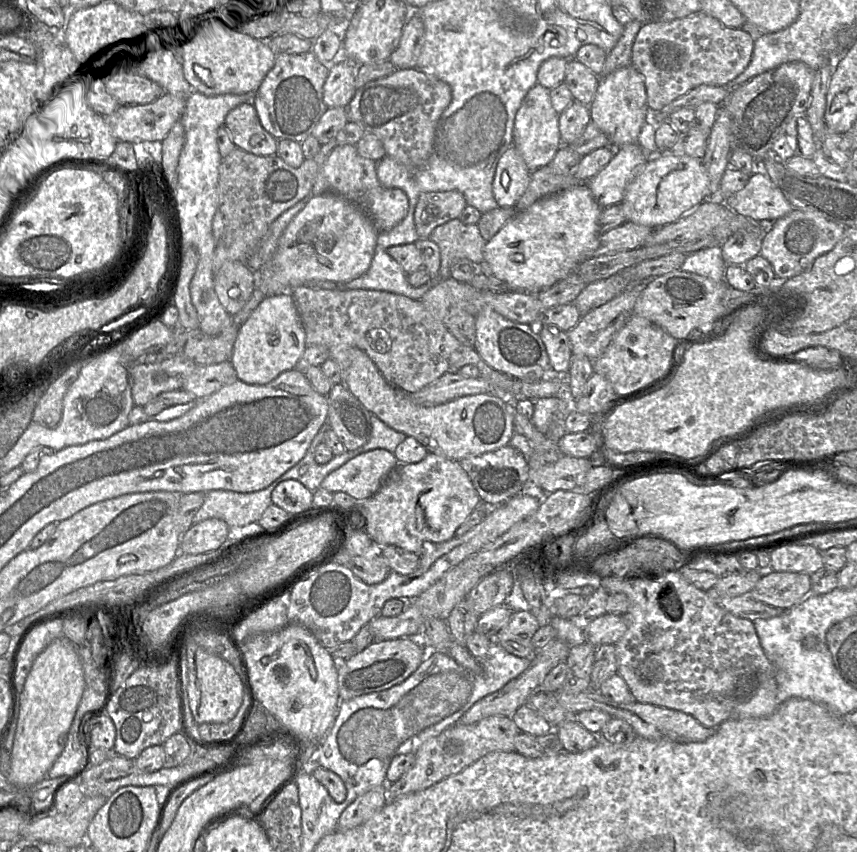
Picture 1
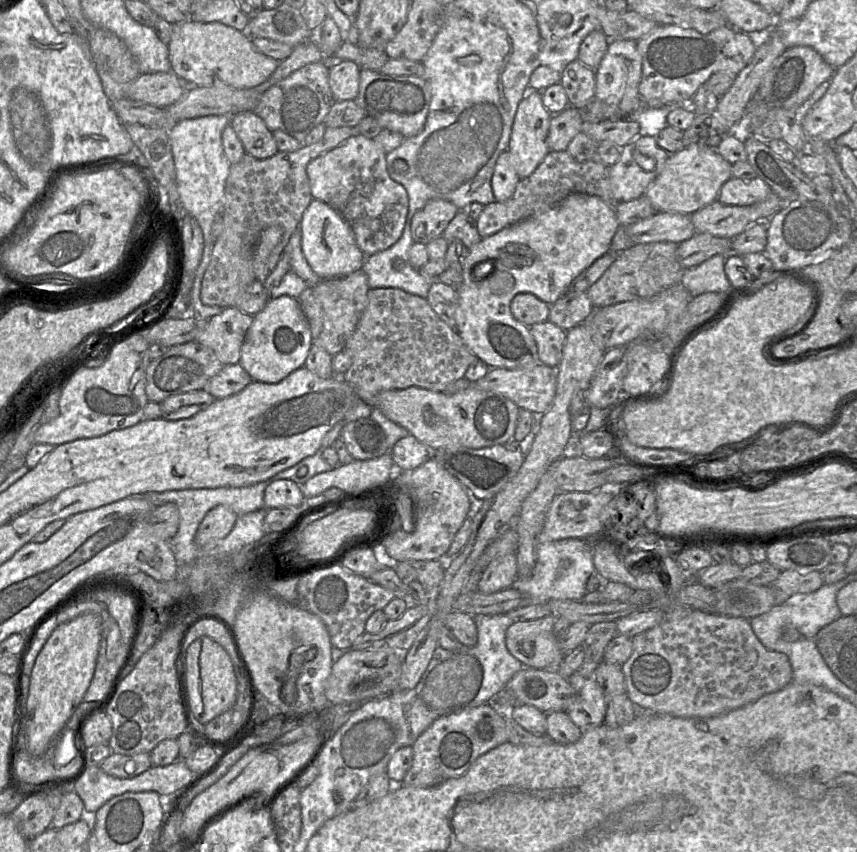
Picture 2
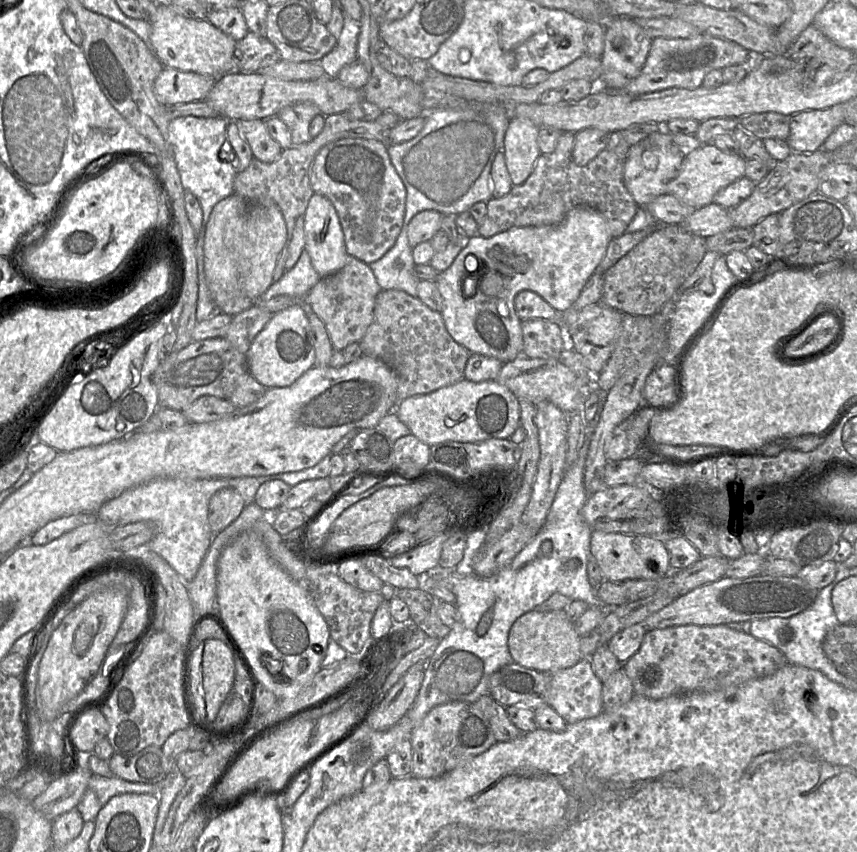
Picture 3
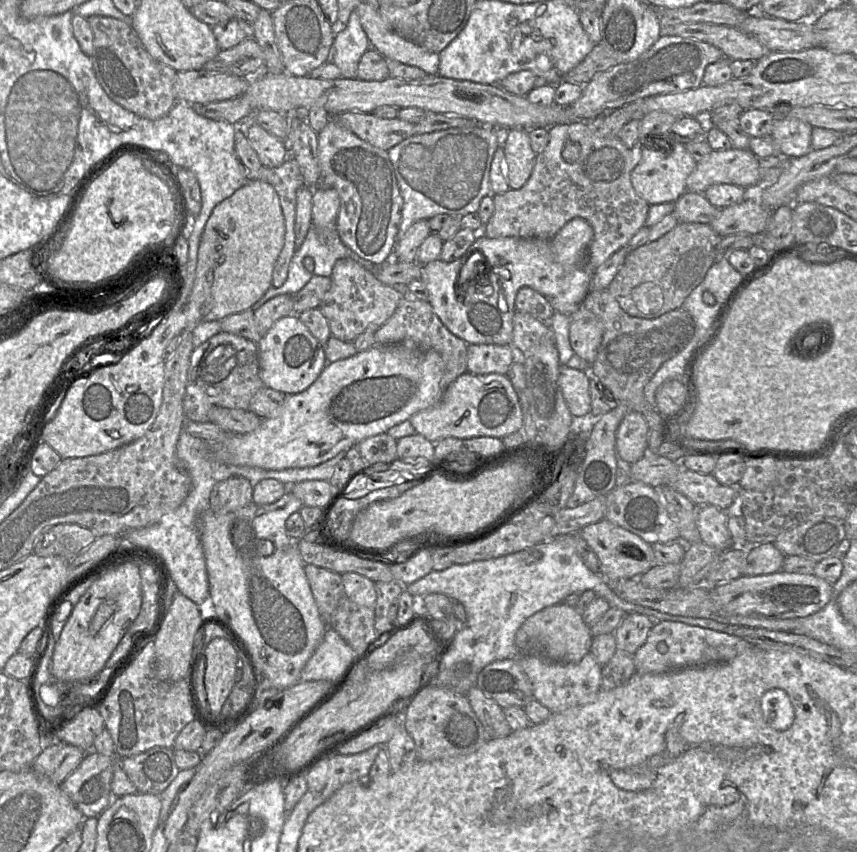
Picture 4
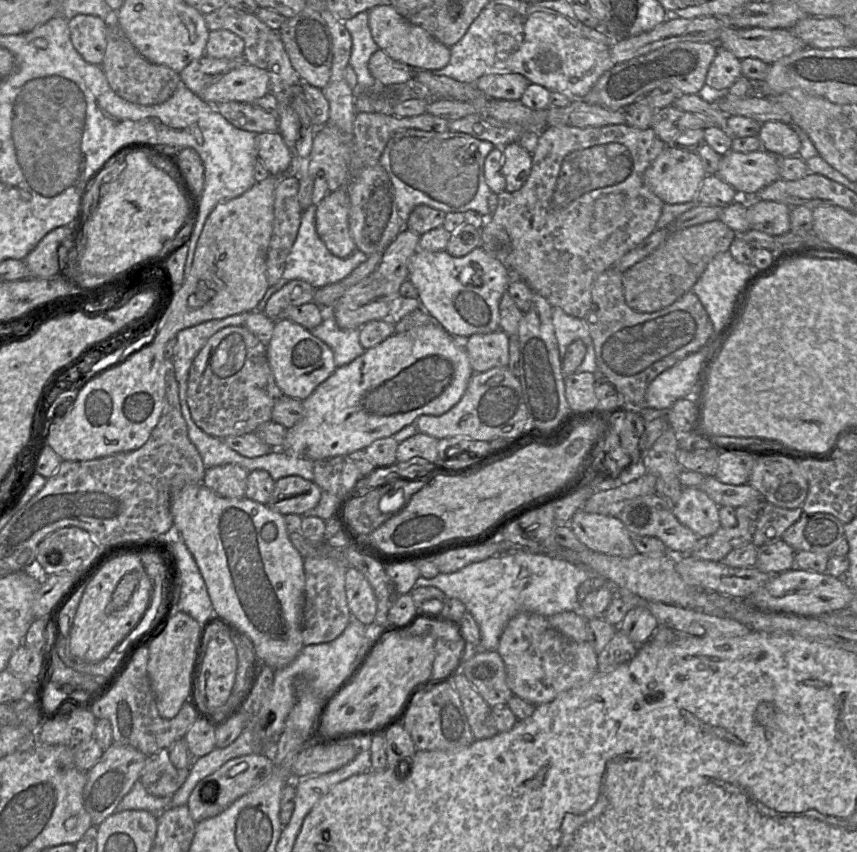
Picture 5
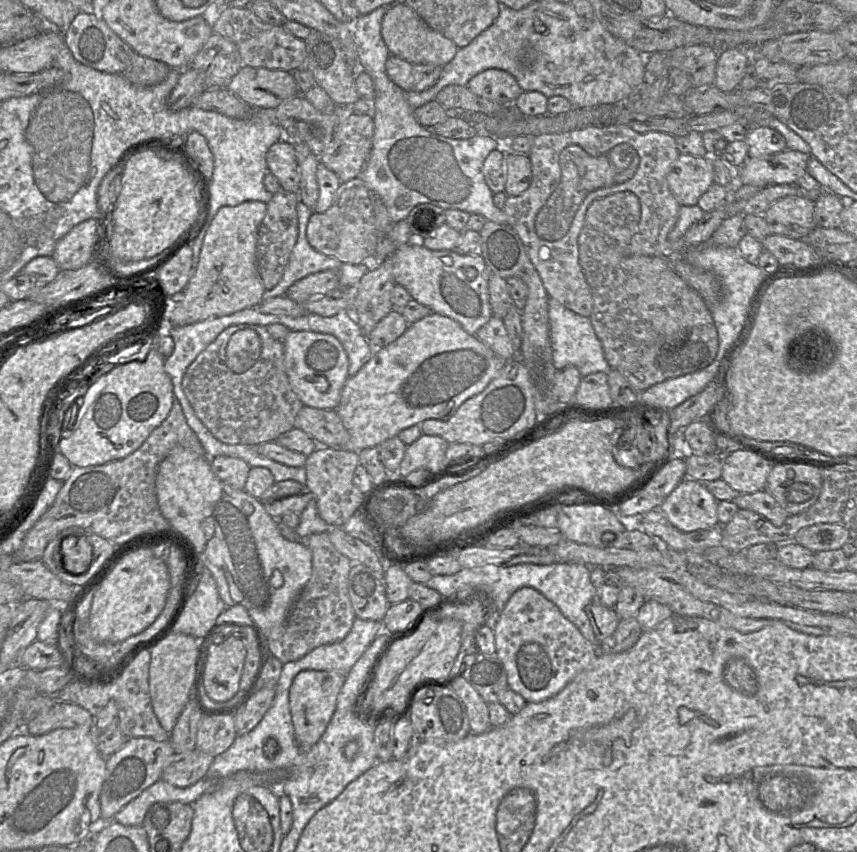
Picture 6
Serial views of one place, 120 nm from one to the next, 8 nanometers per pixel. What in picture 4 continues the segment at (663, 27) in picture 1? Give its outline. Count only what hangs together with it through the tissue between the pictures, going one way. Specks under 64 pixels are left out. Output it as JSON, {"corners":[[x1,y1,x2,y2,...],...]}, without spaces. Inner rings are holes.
{"corners":[[661,36,637,59,597,73,583,88,579,99,558,113,558,123,591,121,634,101,655,96,681,93,700,87,706,67,725,58,720,49,697,40,679,36]]}

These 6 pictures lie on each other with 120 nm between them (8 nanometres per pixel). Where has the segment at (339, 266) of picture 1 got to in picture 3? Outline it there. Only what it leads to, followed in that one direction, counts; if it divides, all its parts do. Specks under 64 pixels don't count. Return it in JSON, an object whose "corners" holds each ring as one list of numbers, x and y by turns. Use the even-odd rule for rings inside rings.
{"corners":[[314,193,305,211,304,221,304,249,308,252,312,265,320,278,340,271,347,262,348,253,340,219,331,201,321,194]]}

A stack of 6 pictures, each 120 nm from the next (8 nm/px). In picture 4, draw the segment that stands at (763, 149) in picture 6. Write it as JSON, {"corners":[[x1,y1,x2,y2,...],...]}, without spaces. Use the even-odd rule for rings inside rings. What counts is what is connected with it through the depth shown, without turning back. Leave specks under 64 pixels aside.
{"corners":[[797,118,777,119,770,137,774,140,779,155,798,158,811,151,813,127]]}

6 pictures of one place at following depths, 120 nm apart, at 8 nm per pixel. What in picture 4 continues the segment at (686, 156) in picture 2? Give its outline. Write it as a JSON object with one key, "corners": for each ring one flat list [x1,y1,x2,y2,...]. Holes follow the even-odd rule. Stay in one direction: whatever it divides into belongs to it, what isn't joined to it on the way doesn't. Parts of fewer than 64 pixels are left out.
{"corners":[[736,148,711,153,698,162,686,181,687,192,704,193,714,184,757,188,761,183,759,159,749,150]]}

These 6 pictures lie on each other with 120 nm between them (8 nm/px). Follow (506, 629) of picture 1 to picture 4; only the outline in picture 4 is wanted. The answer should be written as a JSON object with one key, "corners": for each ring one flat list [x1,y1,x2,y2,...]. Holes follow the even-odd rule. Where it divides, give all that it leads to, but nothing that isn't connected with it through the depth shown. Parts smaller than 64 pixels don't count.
{"corners":[[559,603,527,618,517,630,514,642,519,653,539,655,553,662,574,664,590,651,592,635,590,626,574,607]]}

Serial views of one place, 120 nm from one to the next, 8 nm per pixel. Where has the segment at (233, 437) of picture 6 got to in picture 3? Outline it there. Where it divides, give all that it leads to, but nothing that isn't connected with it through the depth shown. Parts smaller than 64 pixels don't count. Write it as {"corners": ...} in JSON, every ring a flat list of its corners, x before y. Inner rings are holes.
{"corners":[[225,338,192,341,179,352,161,361,152,376,159,398,159,407,182,411,201,396,229,399,240,377,248,372,246,354,239,352]]}

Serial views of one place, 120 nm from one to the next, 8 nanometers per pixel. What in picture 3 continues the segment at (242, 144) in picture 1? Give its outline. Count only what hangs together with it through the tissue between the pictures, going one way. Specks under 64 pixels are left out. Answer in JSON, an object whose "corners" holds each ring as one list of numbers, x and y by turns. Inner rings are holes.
{"corners":[[240,120,237,123,255,159,264,163,272,163,280,157,283,149,269,134,265,120]]}

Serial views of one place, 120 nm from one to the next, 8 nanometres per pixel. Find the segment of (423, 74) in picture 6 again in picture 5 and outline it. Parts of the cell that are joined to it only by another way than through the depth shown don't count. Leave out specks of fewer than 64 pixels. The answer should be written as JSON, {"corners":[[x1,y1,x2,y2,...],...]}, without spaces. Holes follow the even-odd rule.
{"corners":[[378,49,375,53,373,53,372,56,370,57,368,68,369,68,371,75,378,81,378,85,384,86,384,87,406,86,409,83,412,83,416,70,422,70,422,69,414,69,407,64,394,60,388,54,386,54,383,50,380,50,380,49]]}

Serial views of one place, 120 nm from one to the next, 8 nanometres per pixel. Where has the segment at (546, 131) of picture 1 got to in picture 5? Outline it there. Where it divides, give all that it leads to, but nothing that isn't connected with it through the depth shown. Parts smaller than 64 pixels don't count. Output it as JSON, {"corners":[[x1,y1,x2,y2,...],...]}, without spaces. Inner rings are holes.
{"corners":[[518,142,502,148,502,174,506,179,506,191,519,190,528,179,532,168,532,154,527,152]]}

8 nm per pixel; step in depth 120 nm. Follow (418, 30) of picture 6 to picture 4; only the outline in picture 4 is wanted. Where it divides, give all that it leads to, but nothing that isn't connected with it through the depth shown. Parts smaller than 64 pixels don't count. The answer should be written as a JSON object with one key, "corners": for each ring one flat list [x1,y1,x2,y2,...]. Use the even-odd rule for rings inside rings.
{"corners":[[360,2,354,10,371,46,386,59,422,69,427,75,438,73,439,53,431,52,394,32,378,9]]}

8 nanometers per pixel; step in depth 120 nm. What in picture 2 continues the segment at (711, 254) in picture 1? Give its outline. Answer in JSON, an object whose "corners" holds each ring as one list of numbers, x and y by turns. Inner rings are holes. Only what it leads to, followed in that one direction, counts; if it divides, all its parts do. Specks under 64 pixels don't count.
{"corners":[[717,254,696,267,686,269,682,285,693,297,707,292,725,293,732,287,724,270,726,256]]}

